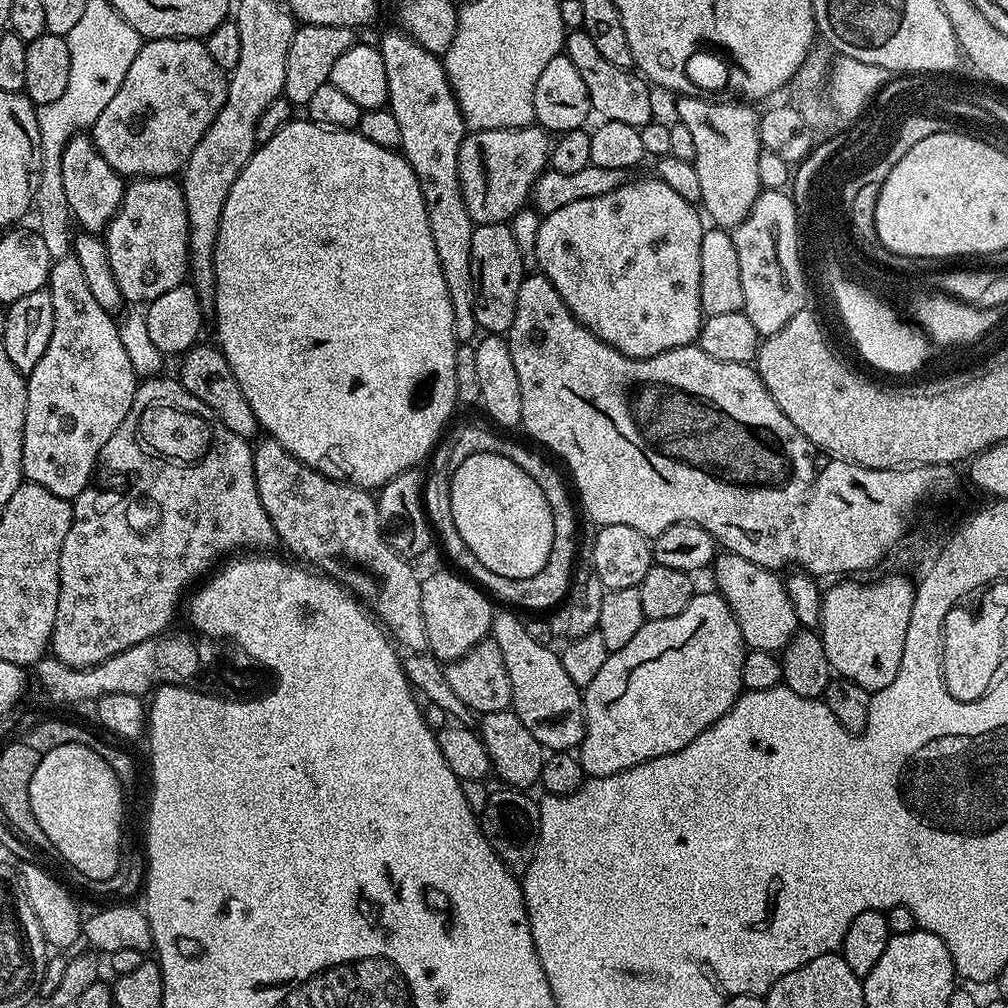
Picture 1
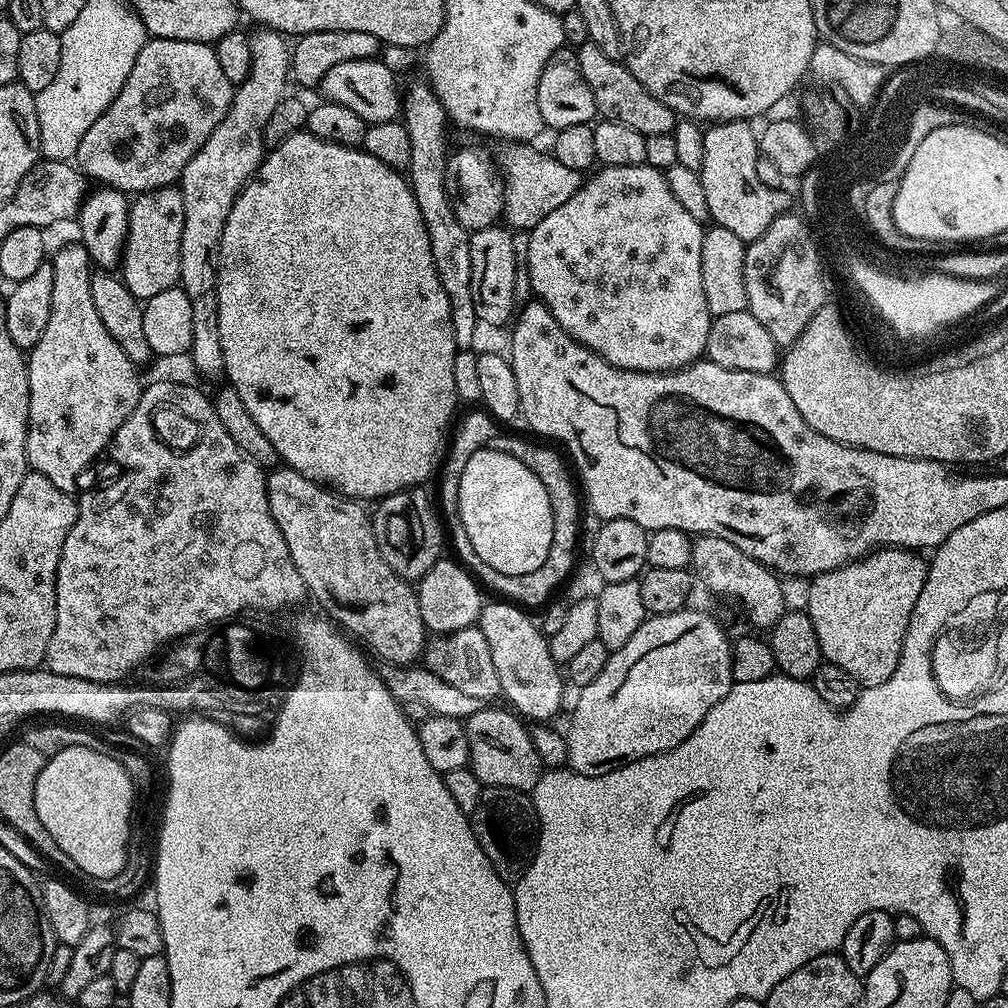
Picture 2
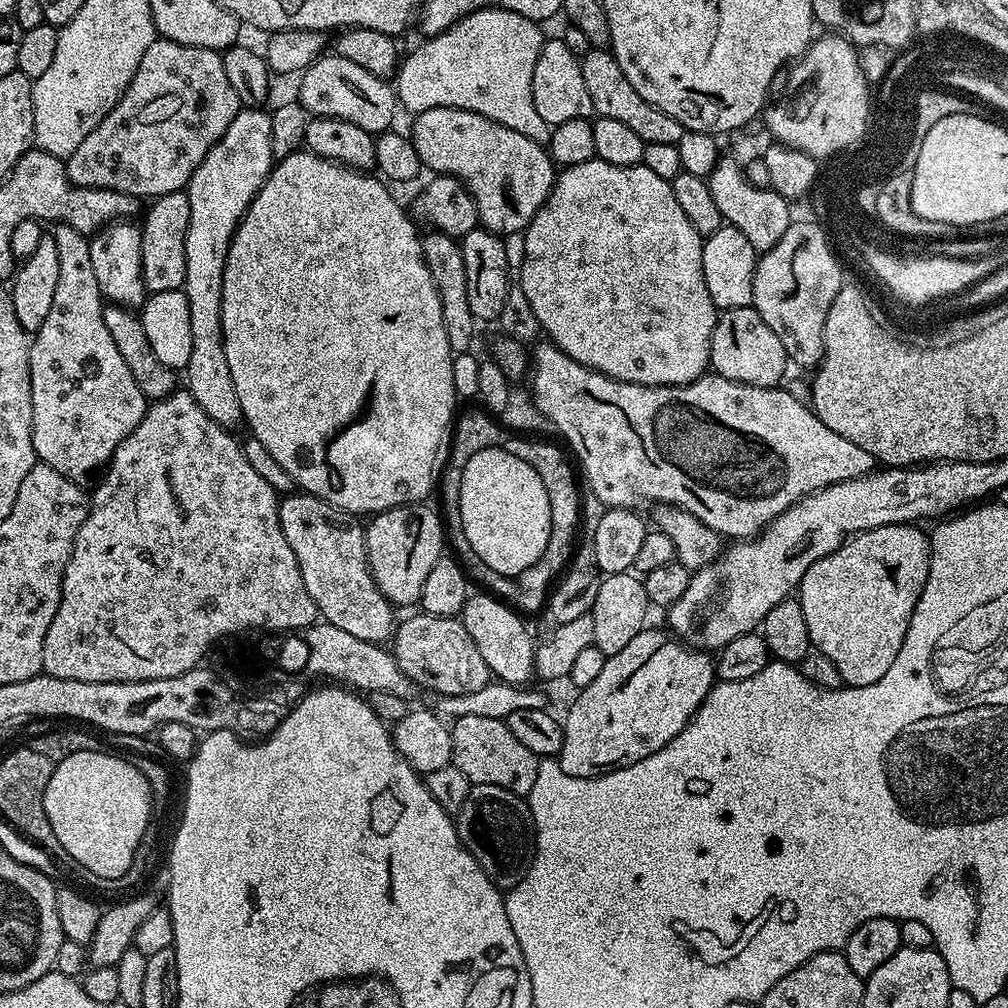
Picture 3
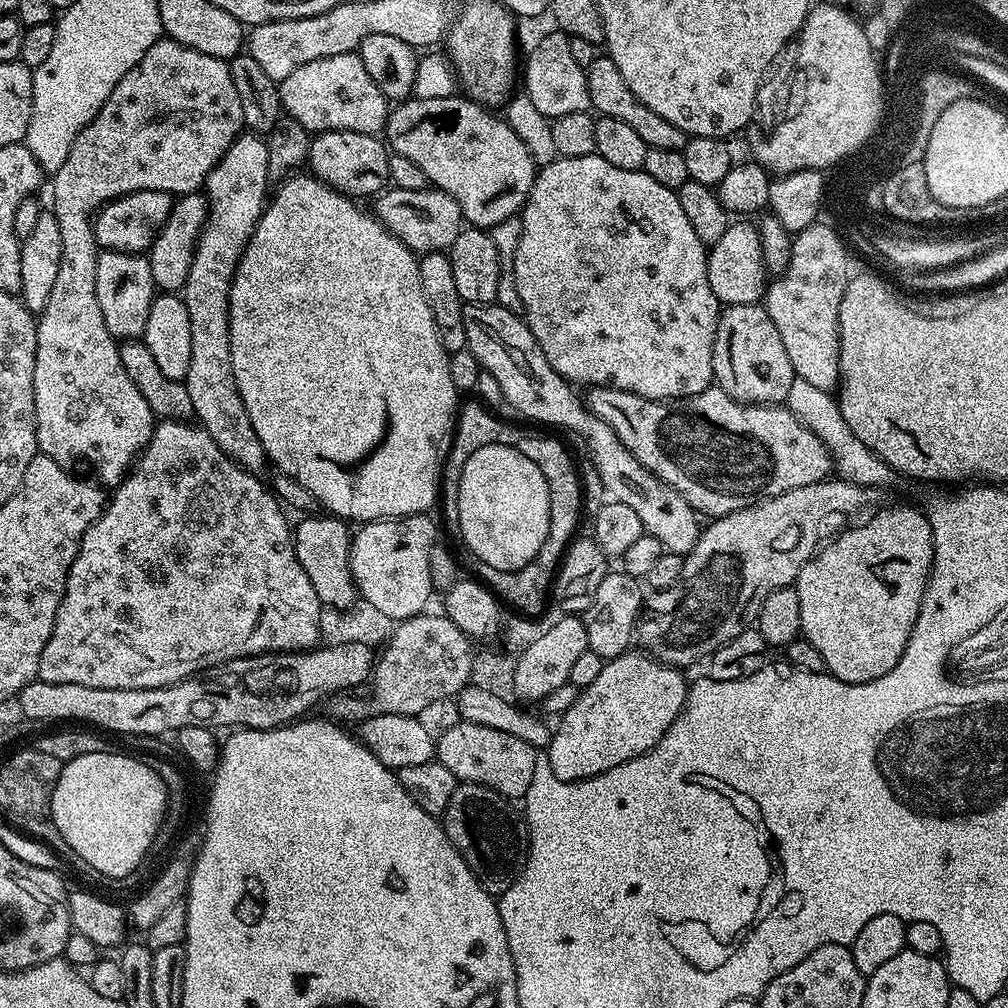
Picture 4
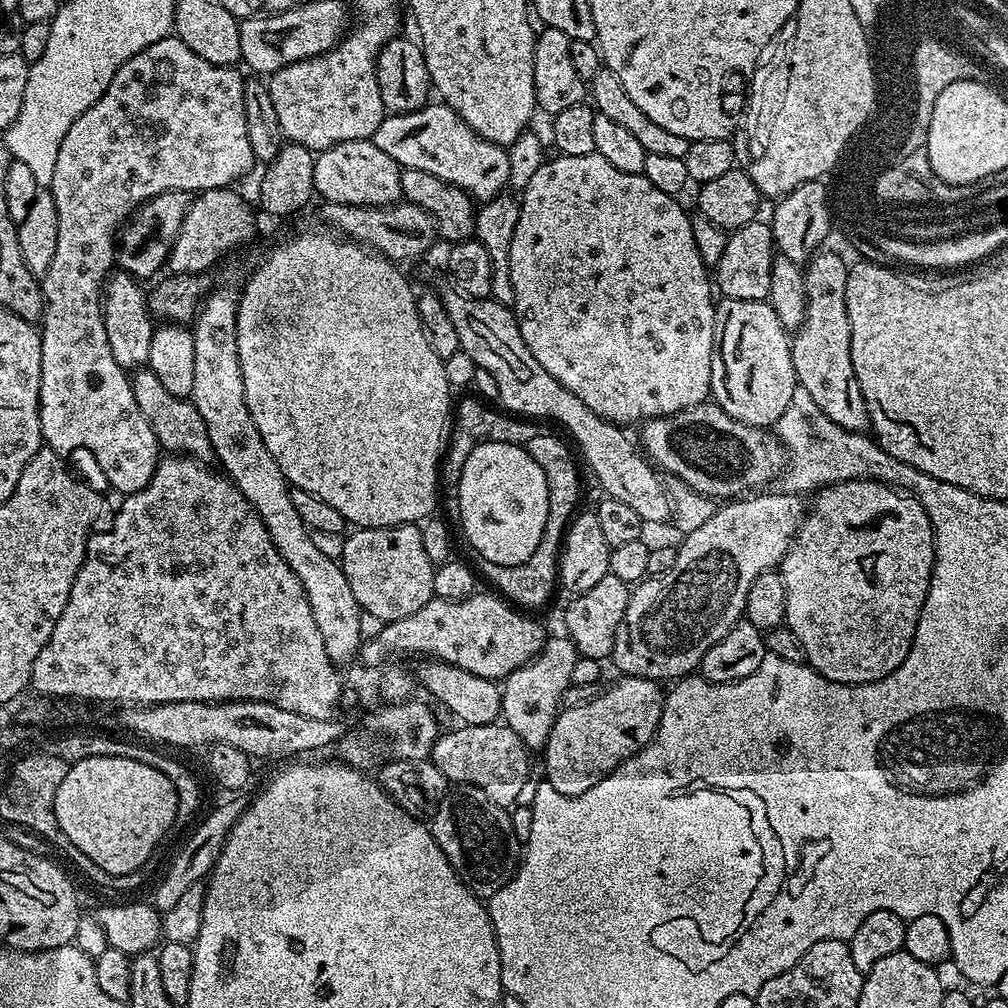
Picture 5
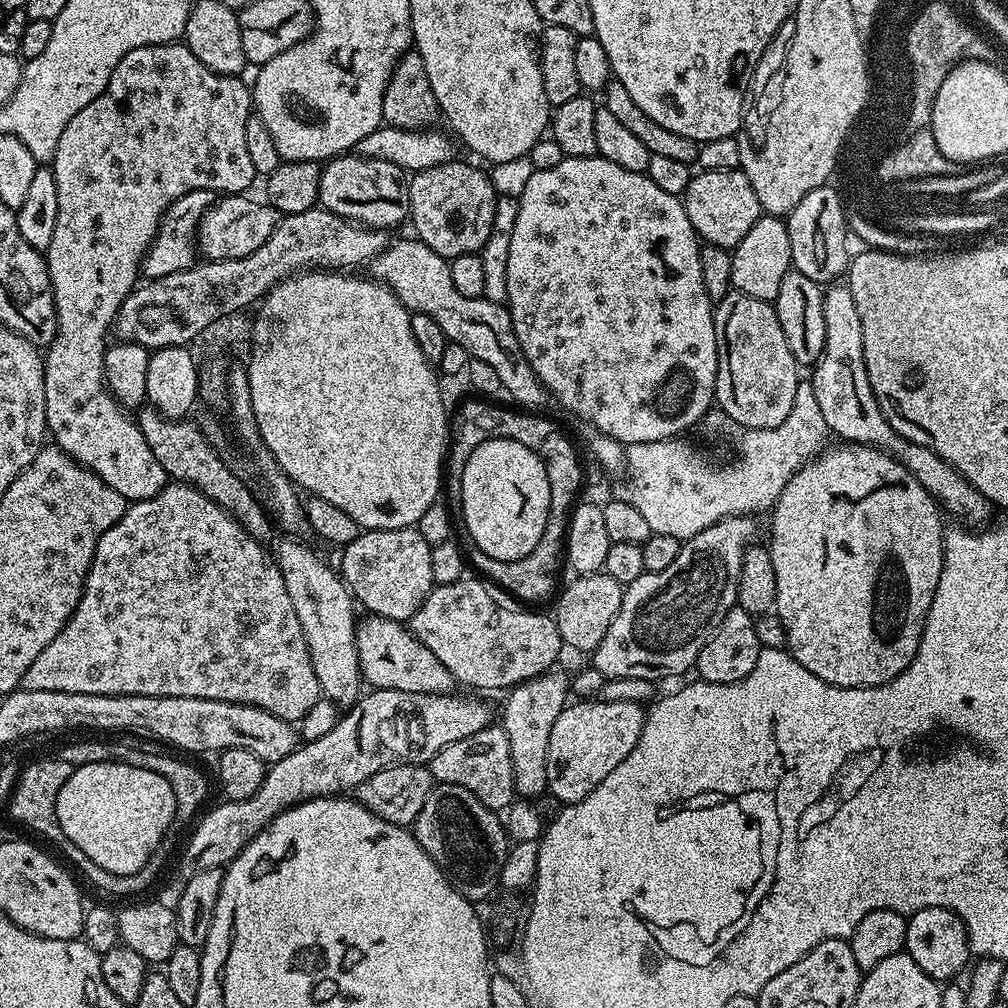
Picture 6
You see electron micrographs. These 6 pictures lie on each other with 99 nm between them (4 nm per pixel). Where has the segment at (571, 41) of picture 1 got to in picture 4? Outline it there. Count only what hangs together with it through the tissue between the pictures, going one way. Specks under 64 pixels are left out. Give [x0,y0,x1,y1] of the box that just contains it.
[586,54,690,150]

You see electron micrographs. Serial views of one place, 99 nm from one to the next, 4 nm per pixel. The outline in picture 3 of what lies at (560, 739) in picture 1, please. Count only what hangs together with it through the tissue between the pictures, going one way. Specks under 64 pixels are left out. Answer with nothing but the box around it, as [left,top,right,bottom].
[459,594,536,686]

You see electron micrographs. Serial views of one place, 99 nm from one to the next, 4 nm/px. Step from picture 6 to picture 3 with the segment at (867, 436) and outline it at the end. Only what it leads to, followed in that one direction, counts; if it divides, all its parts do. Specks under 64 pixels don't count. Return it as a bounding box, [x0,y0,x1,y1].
[752,219,842,366]

